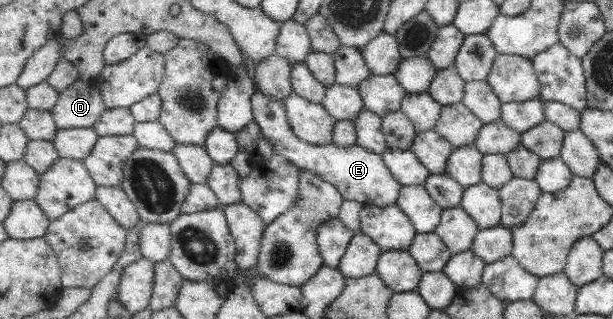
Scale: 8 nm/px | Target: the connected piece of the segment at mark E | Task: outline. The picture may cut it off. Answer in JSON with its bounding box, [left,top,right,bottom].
[252,88,401,206]

